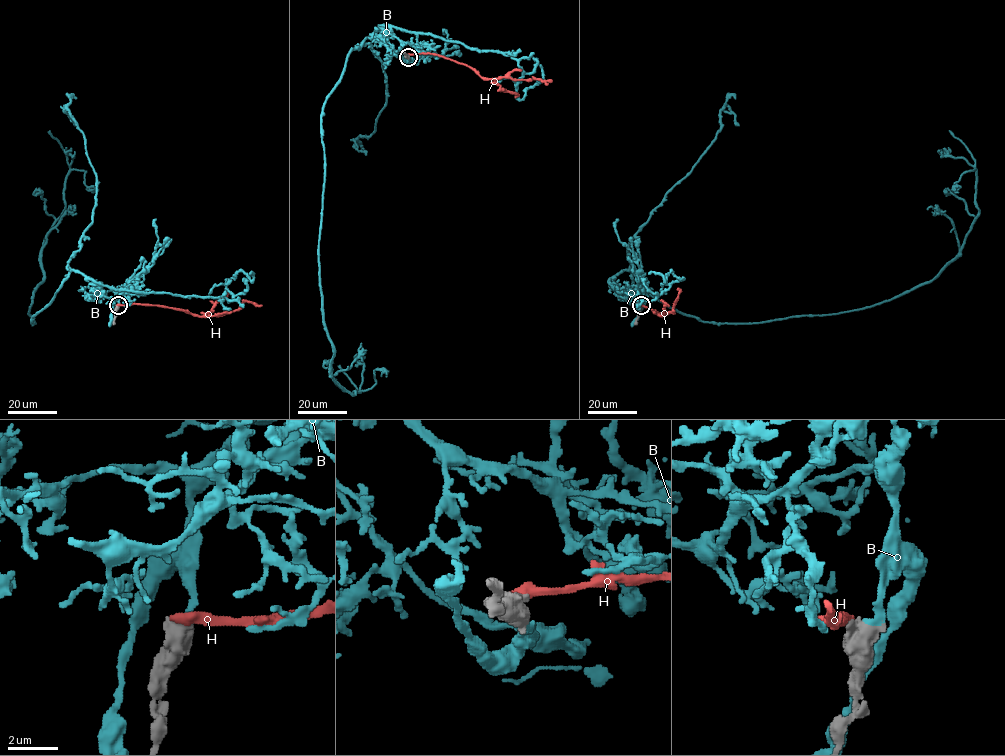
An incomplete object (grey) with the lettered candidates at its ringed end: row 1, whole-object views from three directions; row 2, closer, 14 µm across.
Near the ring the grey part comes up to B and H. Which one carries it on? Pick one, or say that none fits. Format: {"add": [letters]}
{"add": ["B"]}

